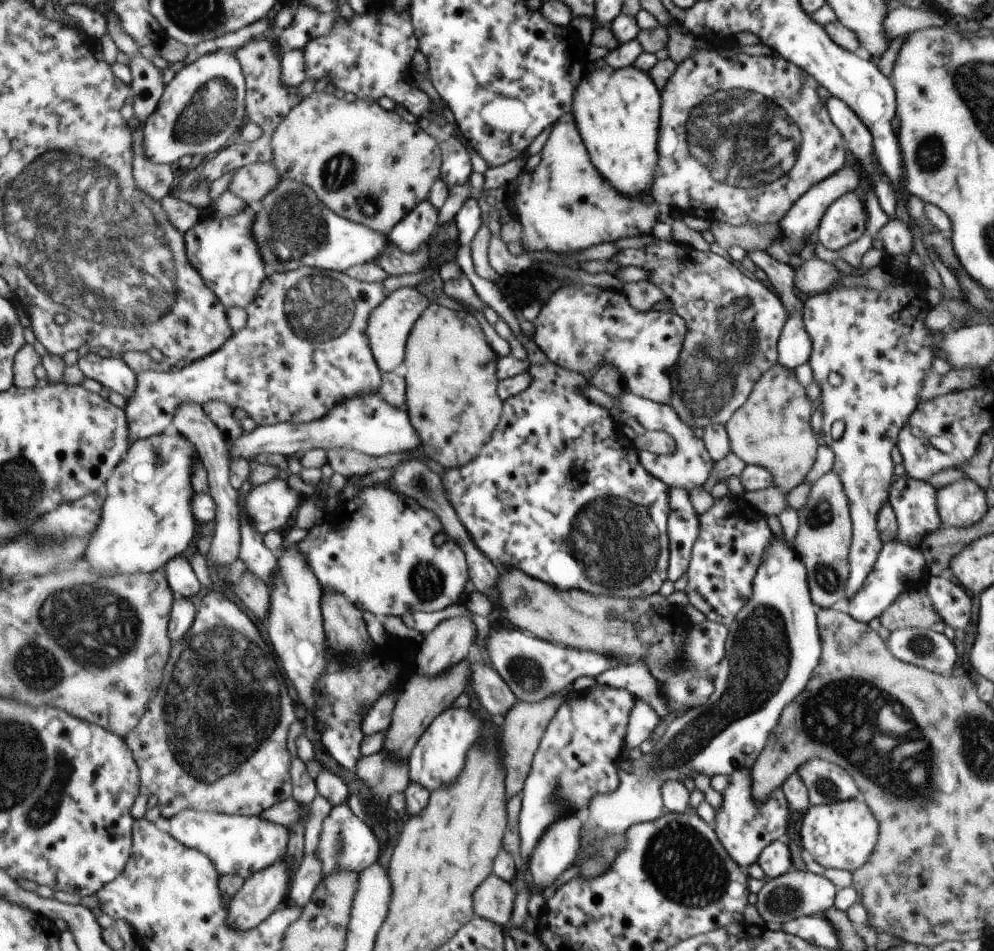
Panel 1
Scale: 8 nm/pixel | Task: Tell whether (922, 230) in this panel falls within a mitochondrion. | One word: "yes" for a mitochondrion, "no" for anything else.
no

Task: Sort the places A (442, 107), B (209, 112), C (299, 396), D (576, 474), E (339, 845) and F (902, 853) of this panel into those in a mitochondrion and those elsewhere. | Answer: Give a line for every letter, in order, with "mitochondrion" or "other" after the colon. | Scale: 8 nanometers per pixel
A: other
B: mitochondrion
C: other
D: other
E: mitochondrion
F: other

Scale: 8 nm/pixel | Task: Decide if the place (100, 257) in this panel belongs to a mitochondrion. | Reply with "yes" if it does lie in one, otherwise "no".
yes

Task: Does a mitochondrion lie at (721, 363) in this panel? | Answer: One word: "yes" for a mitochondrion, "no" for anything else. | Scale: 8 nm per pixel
yes

